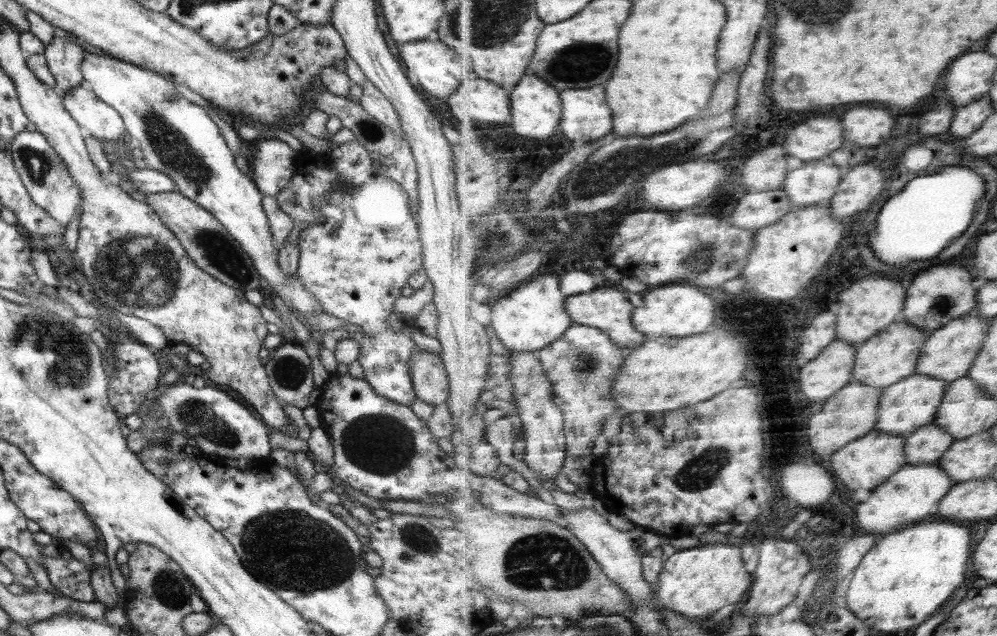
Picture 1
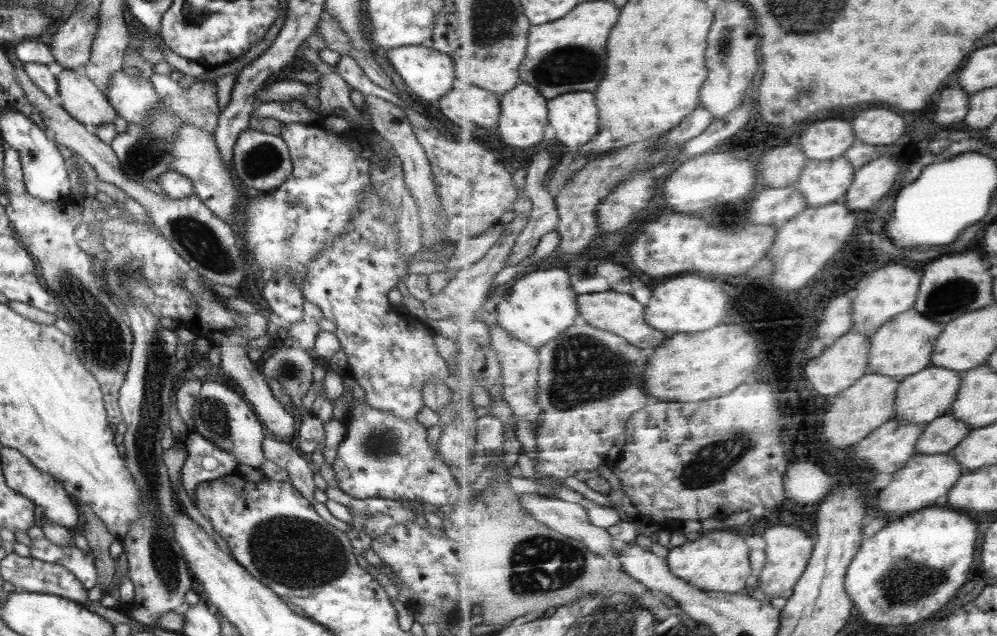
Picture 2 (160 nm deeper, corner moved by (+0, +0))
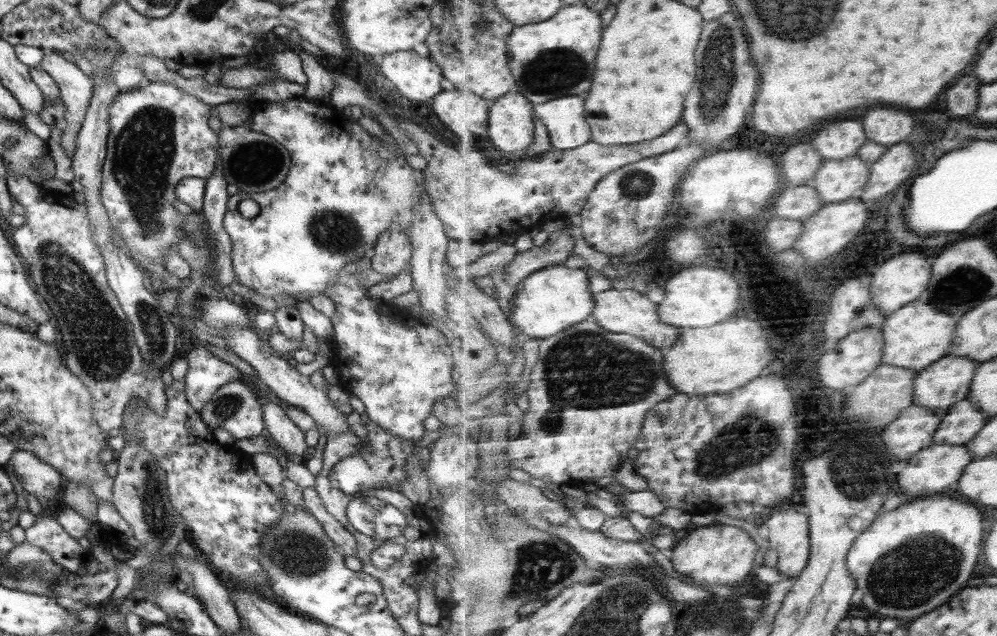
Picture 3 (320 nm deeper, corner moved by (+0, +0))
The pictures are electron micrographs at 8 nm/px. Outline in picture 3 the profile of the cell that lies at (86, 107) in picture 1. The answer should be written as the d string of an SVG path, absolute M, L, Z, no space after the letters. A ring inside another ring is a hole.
M46 51L38 67L45 70L54 79L54 82L58 85L60 94L63 97L67 113L65 114L64 134L61 136L60 142L66 155L72 157L77 146L77 135L82 129L85 112L93 96L95 84L90 77L82 73L78 65L68 61L64 57L64 54L58 52Z

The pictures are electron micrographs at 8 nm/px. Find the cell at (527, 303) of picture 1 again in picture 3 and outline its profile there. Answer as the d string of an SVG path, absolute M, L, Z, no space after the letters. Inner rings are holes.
M554 265L529 276L518 286L511 321L527 338L544 340L589 320L596 310L595 294L590 292L591 270Z

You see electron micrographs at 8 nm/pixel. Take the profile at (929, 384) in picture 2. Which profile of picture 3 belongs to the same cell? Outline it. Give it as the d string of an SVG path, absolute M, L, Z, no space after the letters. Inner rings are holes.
M948 355L945 359L919 371L914 390L915 404L934 409L938 414L944 416L956 403L970 398L972 384L975 384L976 373L980 365L981 363L975 360Z

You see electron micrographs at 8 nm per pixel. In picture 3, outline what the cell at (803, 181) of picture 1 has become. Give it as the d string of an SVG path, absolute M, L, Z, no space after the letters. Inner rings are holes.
M856 155L844 160L826 160L817 176L816 188L825 204L860 198L871 182L871 166Z

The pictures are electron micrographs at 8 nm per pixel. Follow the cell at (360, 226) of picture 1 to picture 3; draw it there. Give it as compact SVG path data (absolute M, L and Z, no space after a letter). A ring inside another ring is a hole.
M359 258L359 260L355 260L354 262L347 264L347 266L343 266L337 278L333 280L333 284L331 284L329 288L323 292L336 302L336 310L331 317L331 322L334 326L334 334L331 336L333 337L333 341L336 346L338 346L338 354L340 354L340 358L342 358L342 360L344 360L344 364L346 364L346 367L342 368L342 371L340 371L340 376L342 376L340 379L344 382L340 382L338 386L345 389L350 394L355 394L362 401L362 403L364 403L364 406L366 407L365 411L366 414L368 414L369 419L372 422L375 422L380 428L391 432L394 436L399 436L404 440L411 440L411 442L417 443L421 440L422 436L424 436L425 428L423 424L424 421L431 415L434 403L445 401L445 399L450 400L452 392L456 390L456 375L458 372L456 371L451 348L448 345L449 334L442 327L434 325L431 322L424 321L421 322L421 325L418 327L408 328L401 322L397 322L391 317L380 314L382 301L380 299L370 298L367 293L368 290L360 285L358 272L360 272L359 266L362 259L363 258Z

